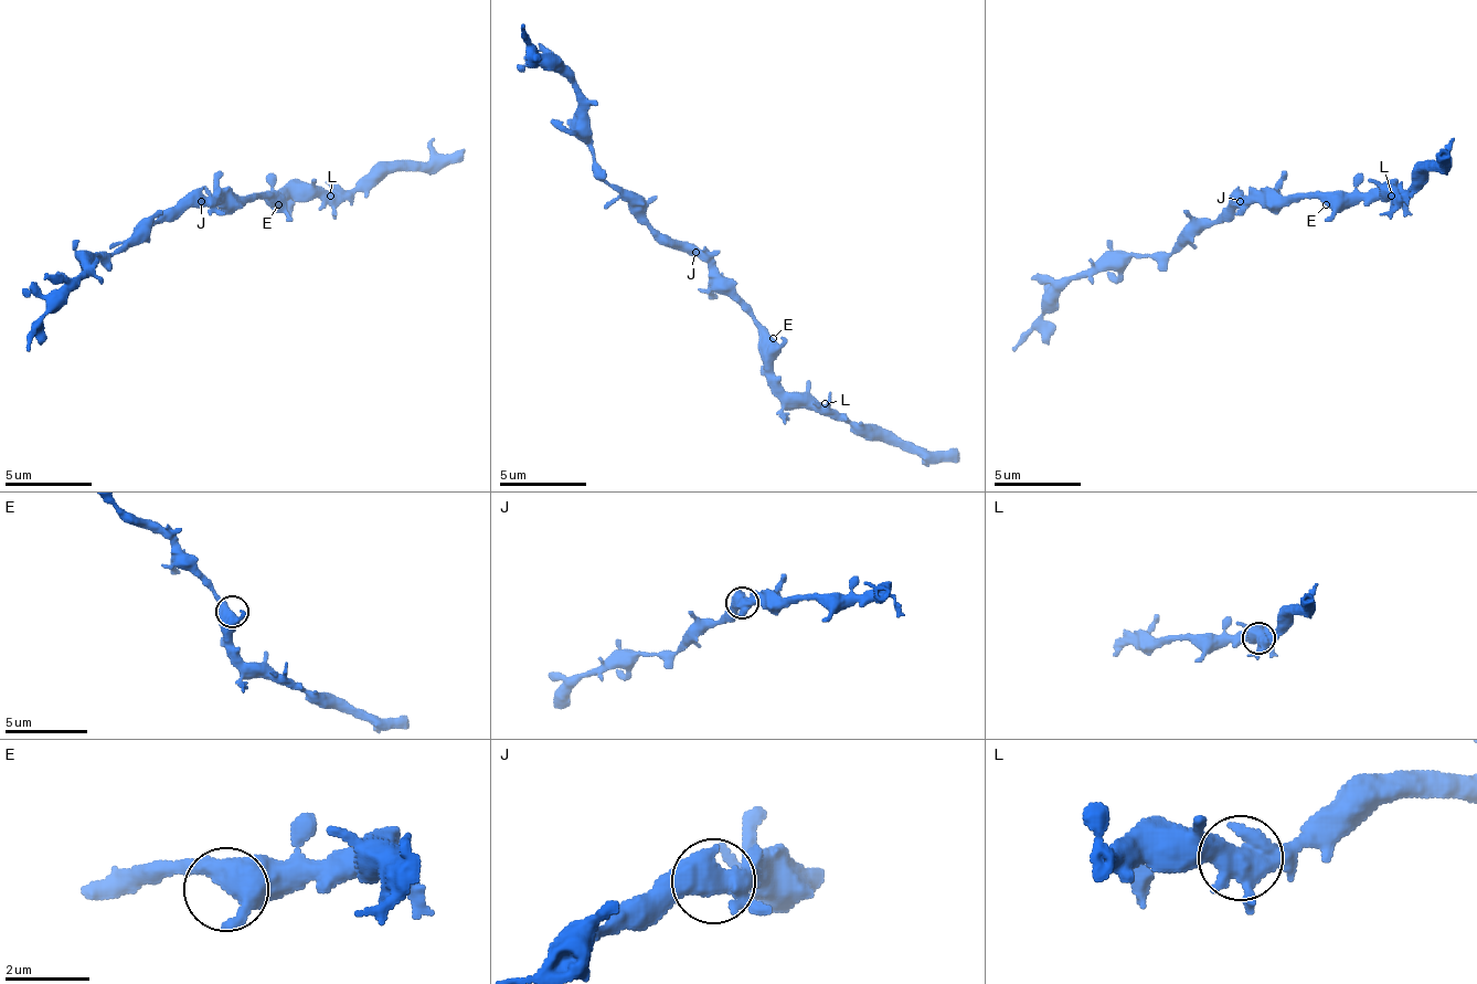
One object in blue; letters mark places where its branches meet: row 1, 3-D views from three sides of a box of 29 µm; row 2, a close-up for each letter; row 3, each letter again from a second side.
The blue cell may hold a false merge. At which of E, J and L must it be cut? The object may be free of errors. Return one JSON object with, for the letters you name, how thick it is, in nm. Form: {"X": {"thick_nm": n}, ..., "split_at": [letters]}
{"split_at": []}

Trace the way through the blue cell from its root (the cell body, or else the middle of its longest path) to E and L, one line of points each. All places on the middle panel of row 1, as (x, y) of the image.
E: (703, 260), (773, 338)
L: (703, 260), (725, 282), (760, 329), (760, 360), (764, 369), (790, 394), (808, 394), (816, 403), (825, 403)

